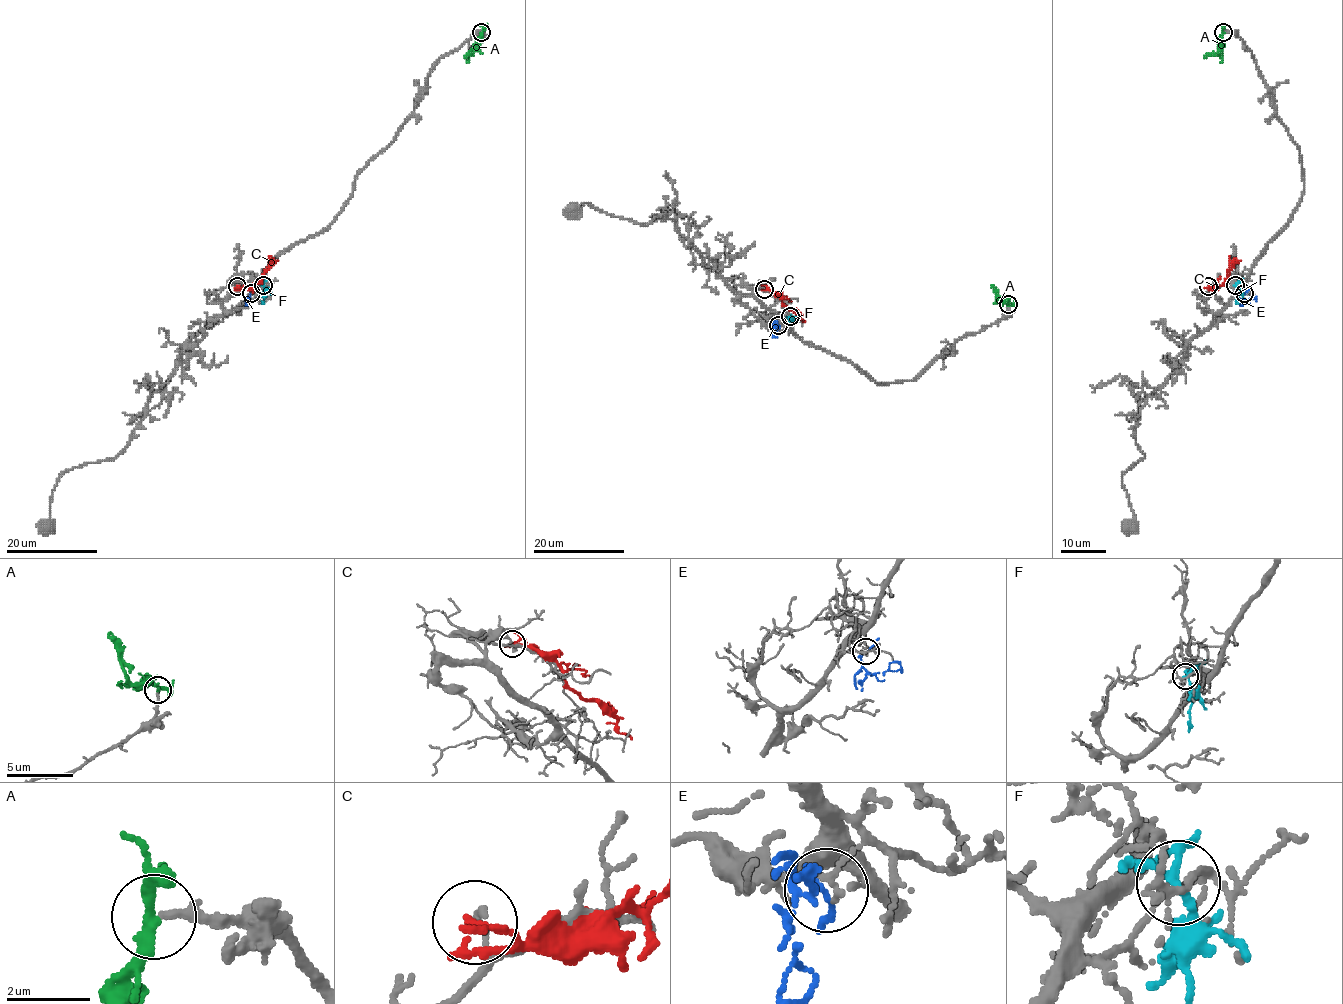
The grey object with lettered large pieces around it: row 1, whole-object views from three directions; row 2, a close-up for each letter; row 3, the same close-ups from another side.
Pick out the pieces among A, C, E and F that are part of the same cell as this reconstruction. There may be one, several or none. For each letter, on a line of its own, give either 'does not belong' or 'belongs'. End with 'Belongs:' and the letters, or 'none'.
A: belongs
C: does not belong
E: does not belong
F: does not belong
Belongs: A

